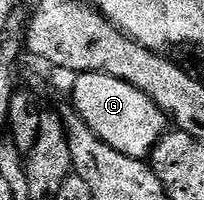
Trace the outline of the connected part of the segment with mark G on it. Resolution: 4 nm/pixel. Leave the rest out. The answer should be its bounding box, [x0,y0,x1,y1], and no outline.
[71,73,167,158]

